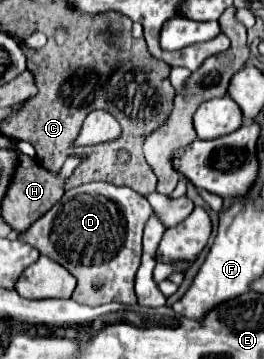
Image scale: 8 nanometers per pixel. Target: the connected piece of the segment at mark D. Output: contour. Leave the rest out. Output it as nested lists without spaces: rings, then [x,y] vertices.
[[[84,183],[64,193],[64,197],[42,217],[38,217],[18,239],[36,247],[42,255],[58,261],[76,279],[74,299],[82,305],[104,305],[110,301],[136,303],[134,277],[142,255],[142,229],[152,207],[146,197],[128,187],[110,183]]]

